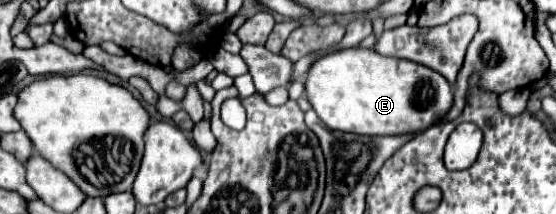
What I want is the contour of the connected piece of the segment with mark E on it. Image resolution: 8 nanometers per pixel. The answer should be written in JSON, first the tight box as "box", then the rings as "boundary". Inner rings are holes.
{"box":[305,47,453,135],"boundary":[[[351,47],[325,53],[307,71],[305,95],[329,129],[357,135],[401,135],[429,129],[453,103],[449,81],[415,61]]]}

